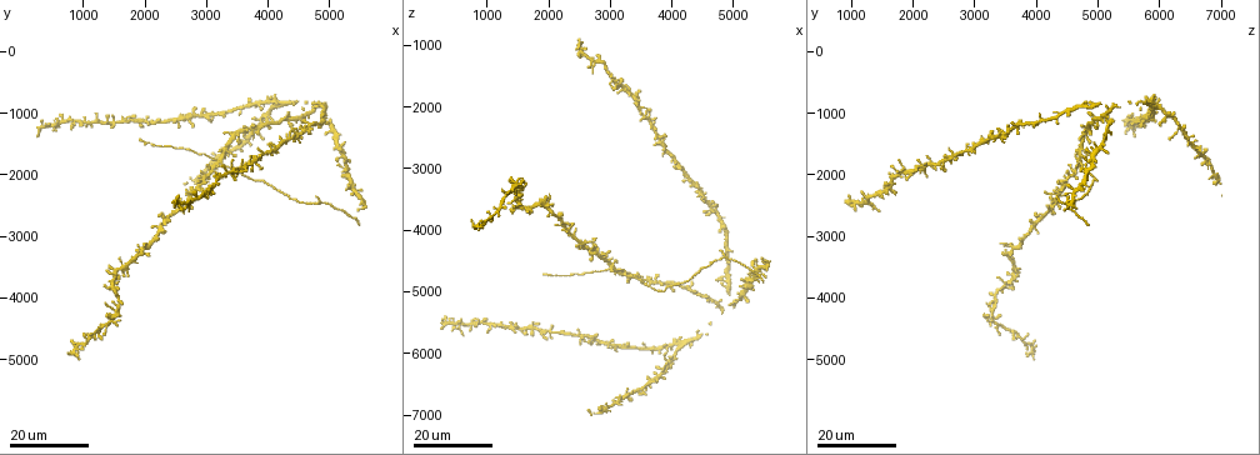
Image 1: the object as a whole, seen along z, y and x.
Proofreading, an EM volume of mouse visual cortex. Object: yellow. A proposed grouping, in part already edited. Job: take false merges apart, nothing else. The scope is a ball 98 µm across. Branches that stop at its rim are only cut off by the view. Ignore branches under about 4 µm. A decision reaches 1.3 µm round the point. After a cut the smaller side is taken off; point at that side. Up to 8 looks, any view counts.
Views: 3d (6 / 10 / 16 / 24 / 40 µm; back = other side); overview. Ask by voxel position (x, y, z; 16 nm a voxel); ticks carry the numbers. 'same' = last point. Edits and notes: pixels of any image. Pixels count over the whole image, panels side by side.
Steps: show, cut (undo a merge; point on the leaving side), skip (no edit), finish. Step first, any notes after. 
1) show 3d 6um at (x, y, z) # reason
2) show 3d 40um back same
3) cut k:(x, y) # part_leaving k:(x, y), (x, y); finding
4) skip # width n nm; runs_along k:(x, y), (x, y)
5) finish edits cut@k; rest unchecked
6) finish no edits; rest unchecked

show 3d 16um at (4200, 1100, 4900) # side arm on a straight run

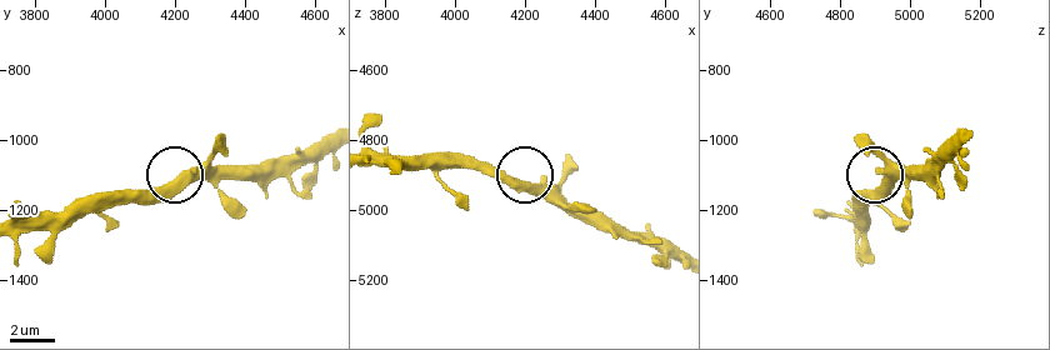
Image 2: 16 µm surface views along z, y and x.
show 3d 6um same # zoom in

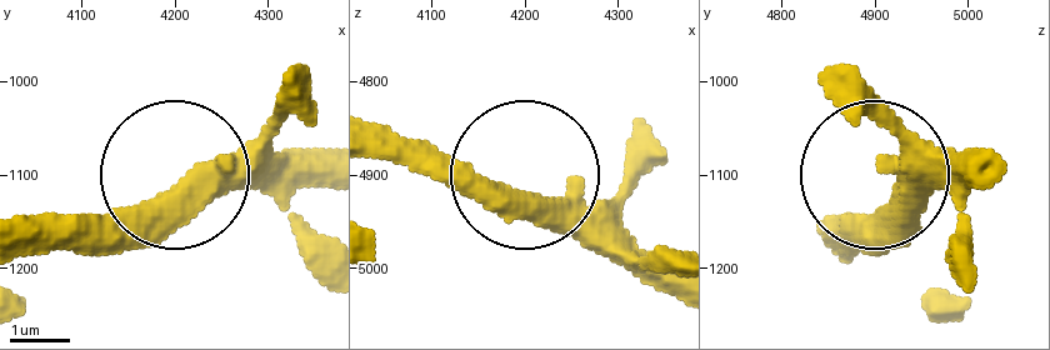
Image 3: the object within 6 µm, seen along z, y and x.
skip # width 390 nm; runs_along 3:(201, 204), (191, 189), (291, 189); one cell here

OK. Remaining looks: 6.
show 3d 24um at (3200, 1800, 4700) # four or more arms meet

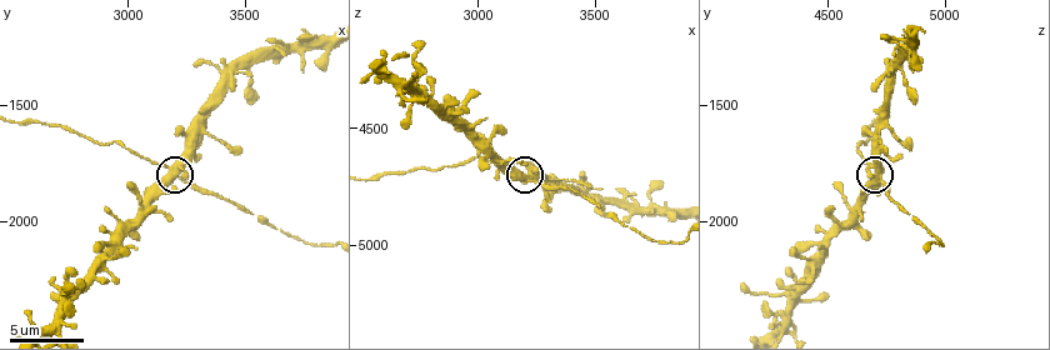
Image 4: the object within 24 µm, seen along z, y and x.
show 3d 10um at (3200, 1790, 4720)

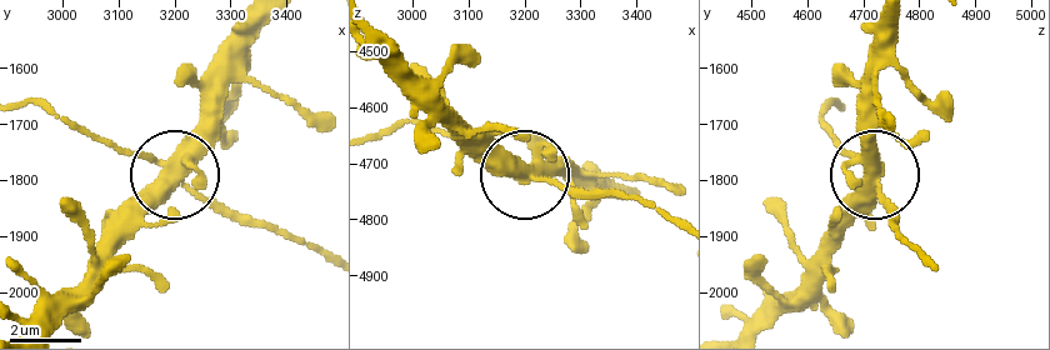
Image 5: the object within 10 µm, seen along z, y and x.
skip # runs_along 5:(270, 21), (213, 129), (178, 170), (240, 224); continuous, no second cell

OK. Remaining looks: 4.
show 3d 24um at (1500, 4300, 3200) # looks like a crossing

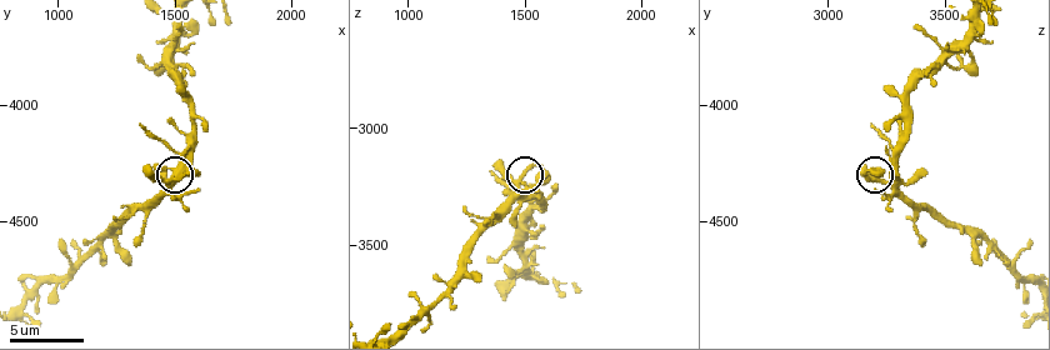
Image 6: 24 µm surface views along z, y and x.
show 3d 10um at (1470, 4340, 3250)

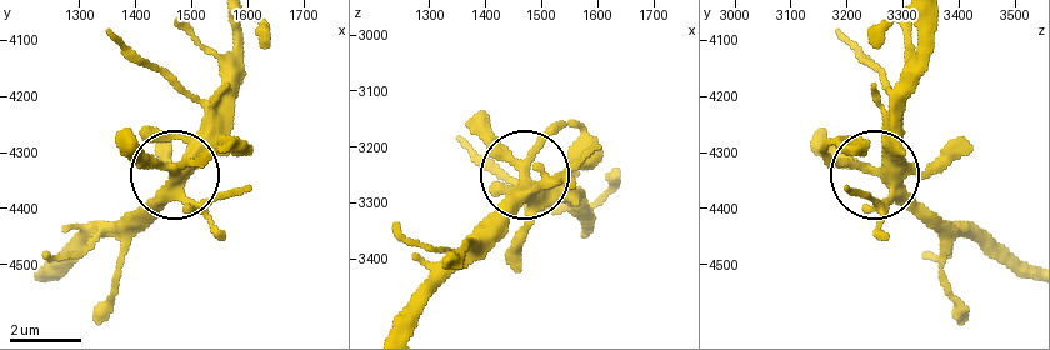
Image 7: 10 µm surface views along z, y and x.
skip # width 360 nm; all the same cell

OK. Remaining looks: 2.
show 3d 16um at (1190, 4560, 3660) # calibre changes

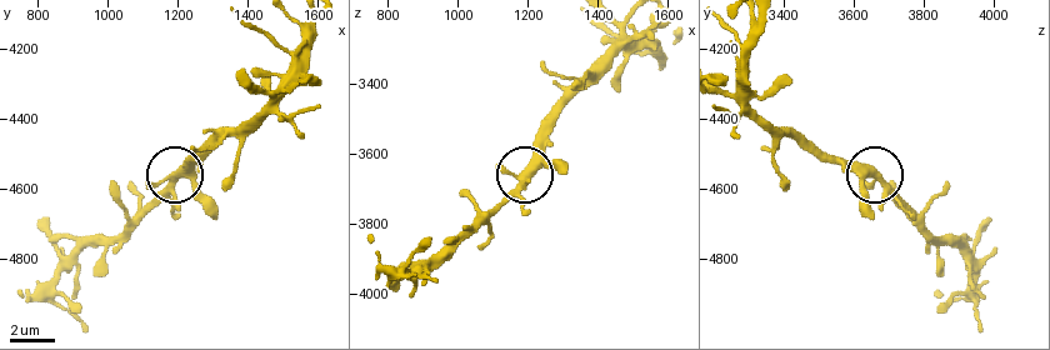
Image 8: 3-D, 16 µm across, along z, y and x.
show 3d 16um back at (1190, 4570, 3670)

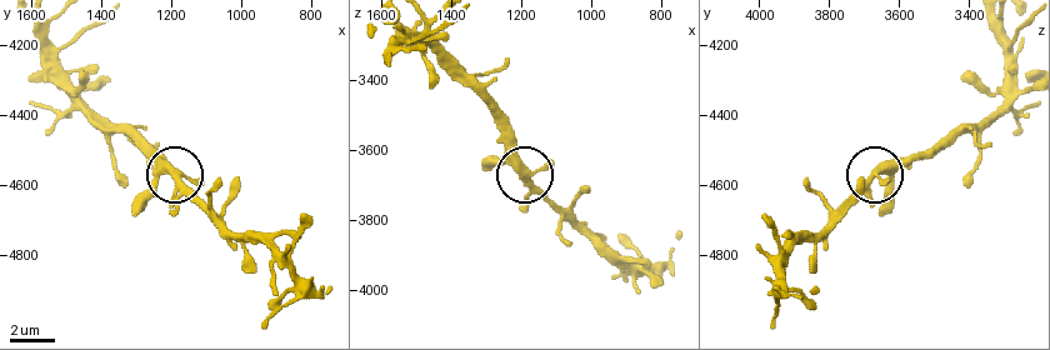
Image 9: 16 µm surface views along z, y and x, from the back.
skip # arms 4; all the same cell

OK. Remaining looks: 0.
finish no edits; rest unchecked

